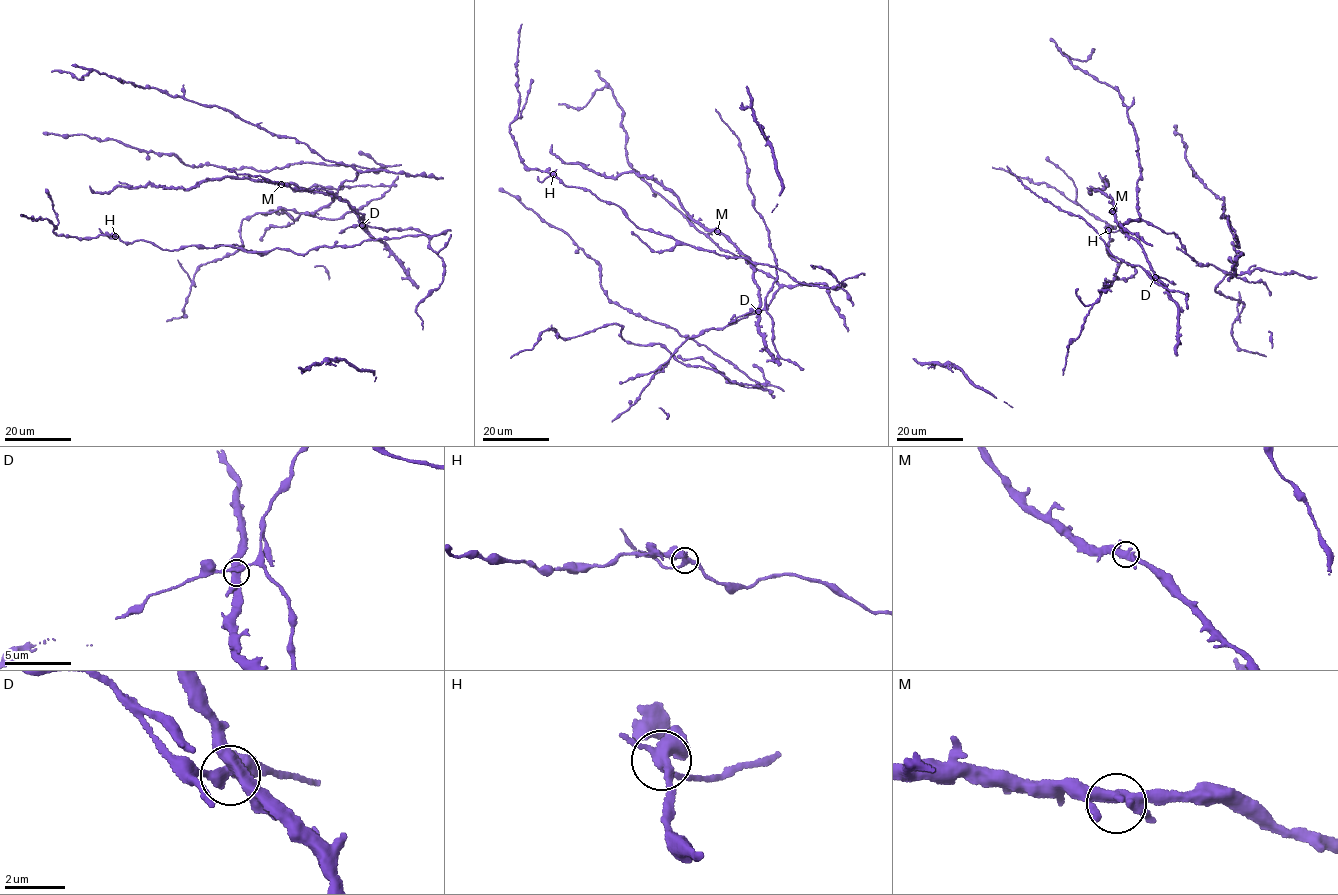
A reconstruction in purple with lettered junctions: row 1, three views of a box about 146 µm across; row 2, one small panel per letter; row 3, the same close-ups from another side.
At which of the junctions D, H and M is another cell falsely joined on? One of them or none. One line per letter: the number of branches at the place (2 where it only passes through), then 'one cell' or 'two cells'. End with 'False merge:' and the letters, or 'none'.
D: 4 | one cell
H: 4 | two cells
M: 4 | one cell
False merge: H

